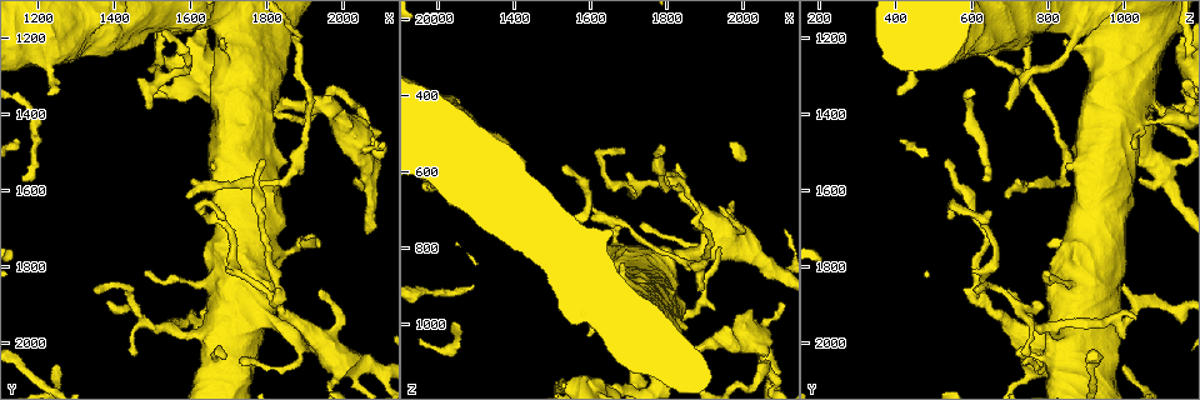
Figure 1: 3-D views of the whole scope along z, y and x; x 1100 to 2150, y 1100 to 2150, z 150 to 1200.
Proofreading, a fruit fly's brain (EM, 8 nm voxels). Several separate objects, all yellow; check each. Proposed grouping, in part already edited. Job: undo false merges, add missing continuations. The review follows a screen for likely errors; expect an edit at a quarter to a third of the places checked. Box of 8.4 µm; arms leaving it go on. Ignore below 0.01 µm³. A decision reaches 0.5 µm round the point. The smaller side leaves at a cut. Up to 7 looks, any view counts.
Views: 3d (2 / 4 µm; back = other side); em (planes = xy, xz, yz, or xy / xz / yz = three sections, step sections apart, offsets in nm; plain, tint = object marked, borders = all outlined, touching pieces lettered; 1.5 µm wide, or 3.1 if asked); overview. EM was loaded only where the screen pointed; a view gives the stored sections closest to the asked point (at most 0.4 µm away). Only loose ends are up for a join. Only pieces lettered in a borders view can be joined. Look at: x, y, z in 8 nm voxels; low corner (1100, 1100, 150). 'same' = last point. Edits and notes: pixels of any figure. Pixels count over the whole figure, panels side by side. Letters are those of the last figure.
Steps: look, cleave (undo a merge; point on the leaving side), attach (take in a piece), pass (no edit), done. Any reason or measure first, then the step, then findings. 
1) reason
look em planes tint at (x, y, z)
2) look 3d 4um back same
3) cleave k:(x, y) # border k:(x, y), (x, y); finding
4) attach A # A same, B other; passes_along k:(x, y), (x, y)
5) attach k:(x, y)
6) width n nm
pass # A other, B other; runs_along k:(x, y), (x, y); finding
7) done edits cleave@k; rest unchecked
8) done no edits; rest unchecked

a narrow waist
look em planes tint at (1820, 1890, 625)

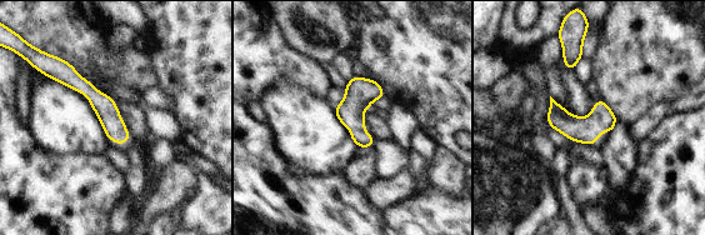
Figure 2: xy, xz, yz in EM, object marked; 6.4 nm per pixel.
see the neighbours
look em planes borders same

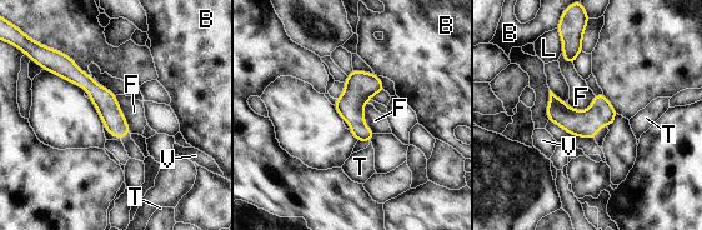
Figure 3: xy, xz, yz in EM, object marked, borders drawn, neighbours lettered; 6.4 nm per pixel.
pass # B other, F other, L other, T other, V other; border 3:(115, 95), (130, 133); all the same neuron

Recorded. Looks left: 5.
look 3d 4um at (1385, 1885, 775)

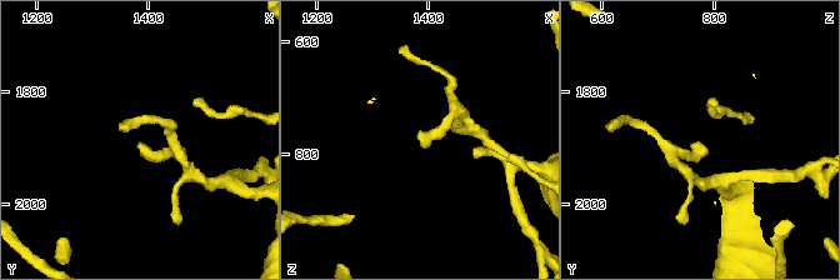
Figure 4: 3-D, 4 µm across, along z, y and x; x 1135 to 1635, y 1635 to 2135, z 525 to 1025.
need the tissue
look em xy step 8 tint at (1390, 1890, 775)

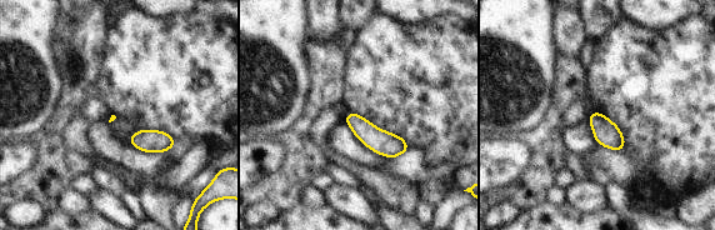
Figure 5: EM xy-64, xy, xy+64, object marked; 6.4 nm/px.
another direction
look em planes borders same

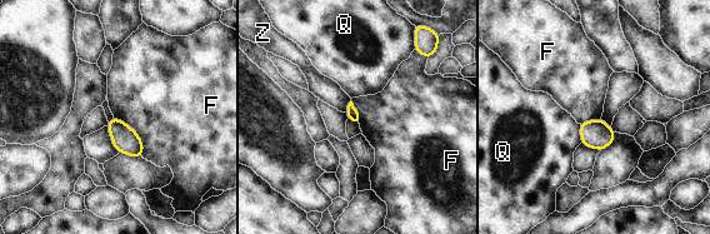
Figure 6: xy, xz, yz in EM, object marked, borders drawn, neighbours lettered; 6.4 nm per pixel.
pass # F other, Q other, Z other; border 6:(114, 116), (135, 132), (144, 157); no lettered piece goes on from it

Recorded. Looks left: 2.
tapers out
look 3d 4um back at (1690, 1675, 540)

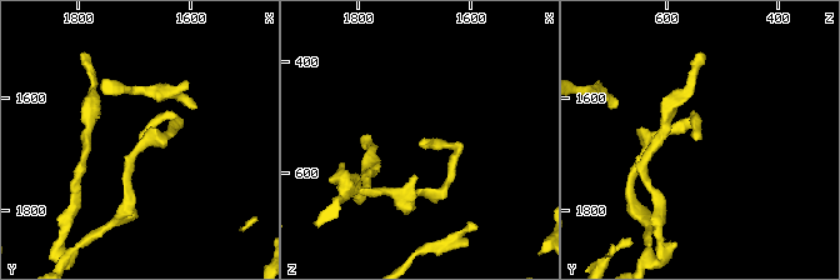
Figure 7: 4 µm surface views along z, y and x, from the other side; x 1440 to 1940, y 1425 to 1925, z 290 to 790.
look em yz step 4 borders at (1695, 1670, 545)

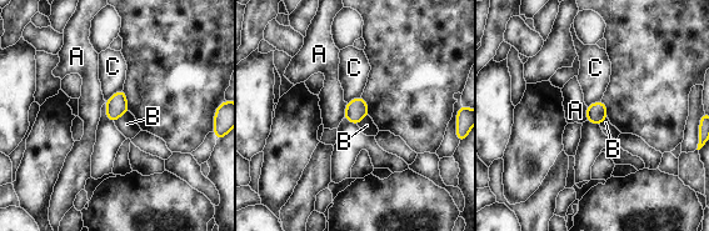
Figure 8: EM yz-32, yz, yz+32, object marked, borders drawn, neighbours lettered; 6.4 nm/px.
pass # A other, B other, C other; none of them fits

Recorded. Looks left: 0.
done no edits; rest unchecked

